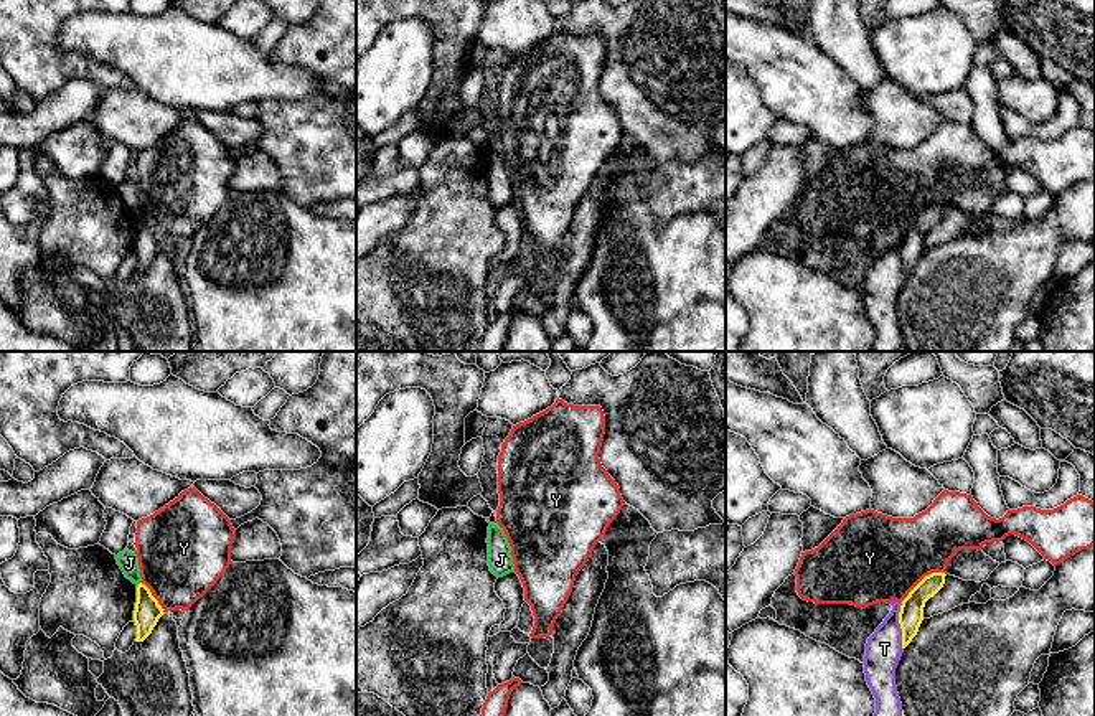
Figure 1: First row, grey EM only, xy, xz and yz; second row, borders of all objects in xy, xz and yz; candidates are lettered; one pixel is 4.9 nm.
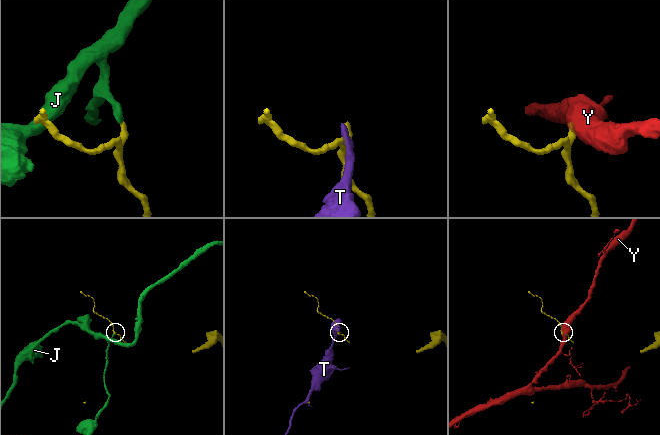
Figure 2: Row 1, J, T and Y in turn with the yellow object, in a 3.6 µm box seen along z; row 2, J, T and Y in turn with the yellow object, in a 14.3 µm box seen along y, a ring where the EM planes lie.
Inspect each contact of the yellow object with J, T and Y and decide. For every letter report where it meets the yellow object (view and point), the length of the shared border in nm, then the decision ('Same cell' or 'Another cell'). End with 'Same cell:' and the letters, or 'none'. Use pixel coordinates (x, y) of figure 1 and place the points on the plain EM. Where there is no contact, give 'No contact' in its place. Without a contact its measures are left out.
J: Touches yellow at xy (139, 215). Shared border 30 nm. Another cell
T: Touches yellow at yz (901, 256). Shared border 240 nm. Another cell
Y: Touches yellow at yz (922, 210). Shared border 260 nm. Another cell
Same cell: none

